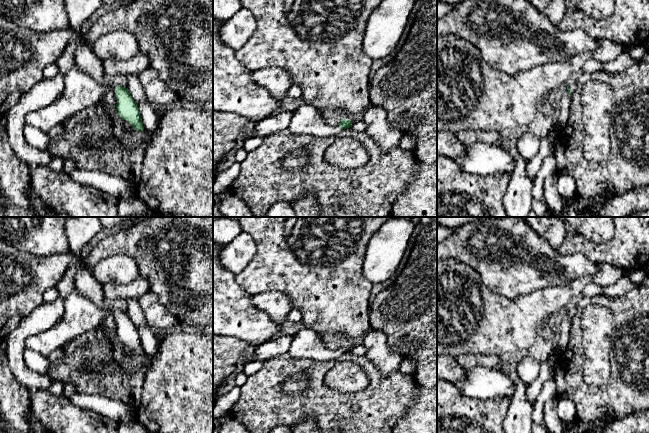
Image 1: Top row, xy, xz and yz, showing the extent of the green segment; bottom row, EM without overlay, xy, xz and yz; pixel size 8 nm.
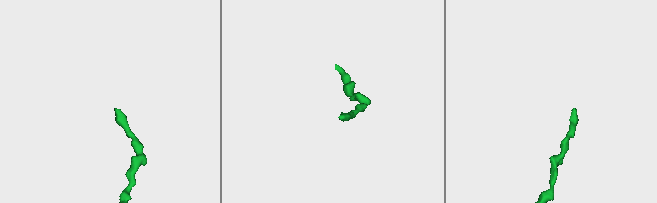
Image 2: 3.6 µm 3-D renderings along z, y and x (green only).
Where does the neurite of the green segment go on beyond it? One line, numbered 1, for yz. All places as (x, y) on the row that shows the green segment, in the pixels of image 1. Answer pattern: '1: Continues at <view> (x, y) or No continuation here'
1: Continues at yz (573, 86)

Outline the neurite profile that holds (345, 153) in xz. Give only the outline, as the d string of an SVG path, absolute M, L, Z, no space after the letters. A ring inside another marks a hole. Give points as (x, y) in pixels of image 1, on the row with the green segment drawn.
M337 138L325 152L325 160L331 167L340 169L359 168L369 161L366 147L357 139Z

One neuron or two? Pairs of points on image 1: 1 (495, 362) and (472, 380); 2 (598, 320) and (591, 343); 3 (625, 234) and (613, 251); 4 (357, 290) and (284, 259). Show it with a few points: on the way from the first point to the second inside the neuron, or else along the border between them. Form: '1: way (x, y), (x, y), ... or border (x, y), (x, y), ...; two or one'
1: border (477, 364), (499, 370); two
2: way (598, 326), (597, 337); one
3: way (622, 238), (617, 247); one
4: way (339, 290), (332, 290), (302, 267); one

